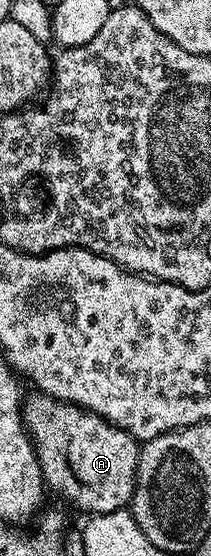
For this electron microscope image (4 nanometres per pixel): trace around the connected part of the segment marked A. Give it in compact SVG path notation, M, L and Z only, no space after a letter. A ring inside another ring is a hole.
M31 391L22 402L23 425L35 444L35 454L41 455L39 466L48 490L60 493L67 501L72 501L87 515L96 513L112 513L118 509L127 509L131 504L131 496L135 490L135 476L139 462L140 442L135 436L113 423L109 423L101 415L79 405L71 405L67 401L58 401L48 393Z

